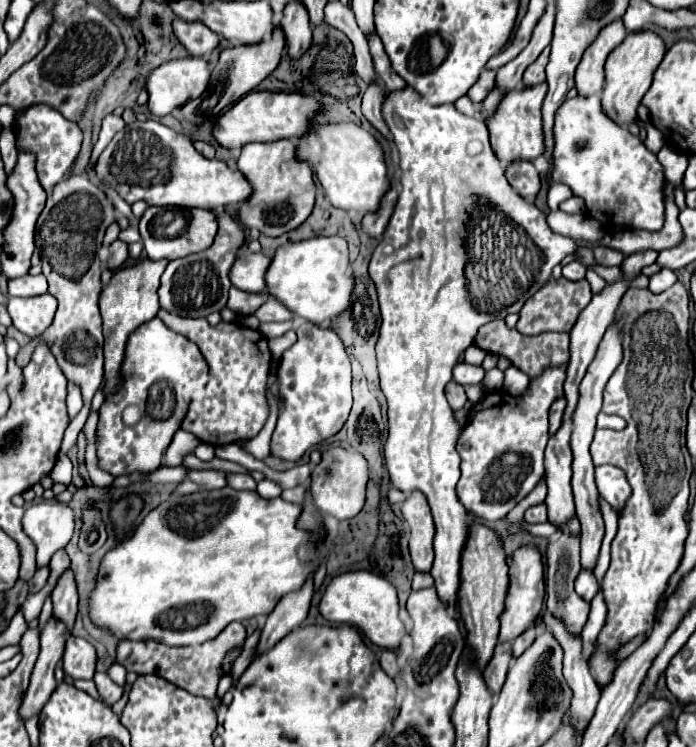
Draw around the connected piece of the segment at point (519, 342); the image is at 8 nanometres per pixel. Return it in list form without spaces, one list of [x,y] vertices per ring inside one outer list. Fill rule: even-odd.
[[[493,320],[479,328],[475,334],[475,346],[485,350],[487,354],[505,356],[511,360],[515,368],[525,372],[529,378],[539,376],[547,366],[565,364],[569,360],[569,334],[567,332],[543,332],[537,336],[525,336],[517,328],[509,328],[505,320]]]

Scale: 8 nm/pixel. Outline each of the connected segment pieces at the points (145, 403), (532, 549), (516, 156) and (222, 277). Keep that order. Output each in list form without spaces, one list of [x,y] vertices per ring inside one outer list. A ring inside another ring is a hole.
[[[153,318],[141,324],[127,340],[121,364],[119,390],[107,396],[99,410],[97,424],[97,460],[99,468],[111,476],[133,472],[153,472],[161,466],[161,458],[171,444],[173,434],[181,428],[189,402],[195,392],[209,380],[209,368],[199,348],[185,336],[171,332],[163,320]],[[137,406],[143,418],[135,426],[123,424],[123,410]]]
[[[521,546],[511,556],[507,556],[509,566],[509,580],[511,588],[507,588],[507,608],[501,616],[501,630],[499,630],[499,642],[511,642],[519,634],[523,634],[535,620],[539,618],[543,610],[545,600],[545,568],[543,568],[543,556],[537,546]]]
[[[539,84],[533,88],[513,90],[495,116],[489,120],[489,138],[495,154],[503,160],[515,162],[515,160],[529,160],[533,162],[537,156],[543,156],[545,144],[543,144],[543,120],[541,120],[541,104],[547,94],[547,84]]]
[[[219,210],[219,232],[215,236],[215,242],[211,248],[199,254],[191,254],[179,260],[171,260],[169,266],[163,272],[161,288],[159,288],[159,300],[161,308],[187,318],[203,318],[211,312],[219,312],[227,304],[227,292],[231,288],[229,282],[229,268],[235,262],[237,250],[243,244],[243,226],[229,216],[227,212]]]

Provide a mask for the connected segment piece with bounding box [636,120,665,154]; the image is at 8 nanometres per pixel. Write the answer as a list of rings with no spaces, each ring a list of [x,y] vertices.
[[[637,120],[637,125],[639,127],[647,128],[647,138],[645,138],[645,146],[647,150],[651,150],[653,154],[657,154],[663,146],[665,146],[665,140],[661,136],[661,132],[655,128],[652,124],[644,124],[642,121]]]

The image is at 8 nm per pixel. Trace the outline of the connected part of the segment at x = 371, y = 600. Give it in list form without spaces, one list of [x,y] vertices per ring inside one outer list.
[[[367,570],[337,574],[327,584],[317,608],[325,620],[335,624],[349,624],[361,630],[373,644],[385,650],[391,650],[391,648],[395,650],[401,644],[401,638],[407,634],[405,624],[399,620],[397,590],[385,578],[375,576]]]

